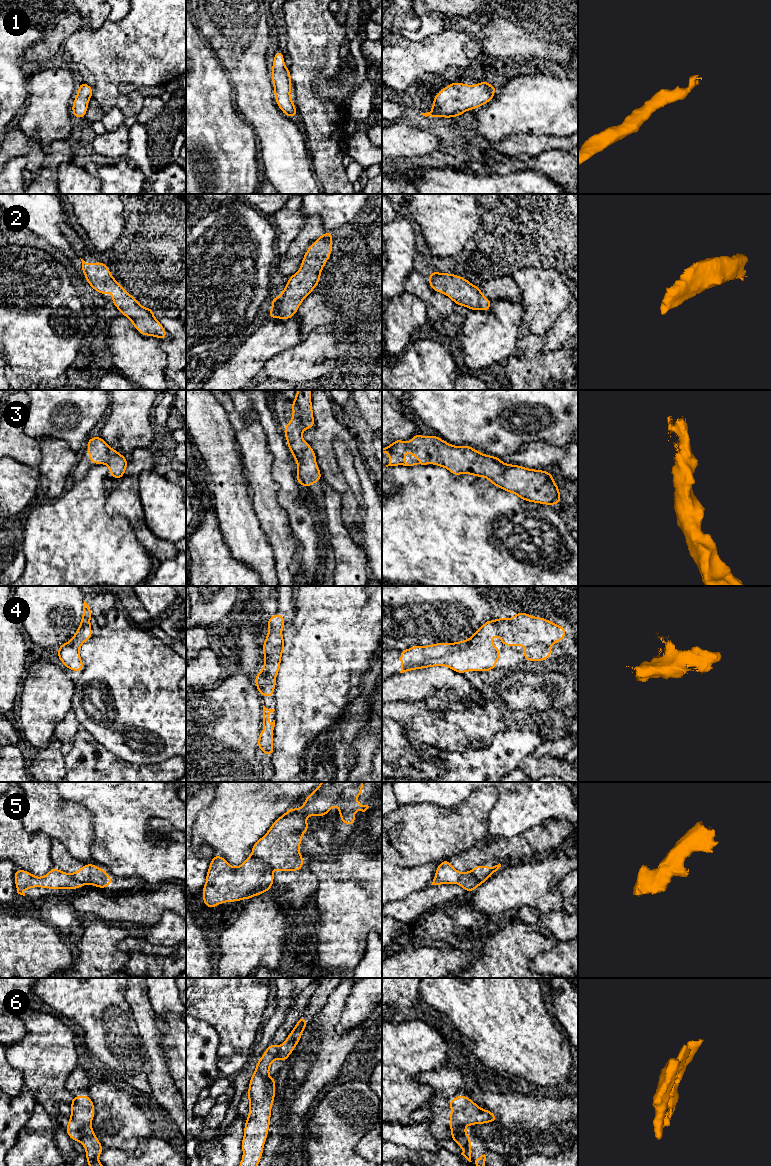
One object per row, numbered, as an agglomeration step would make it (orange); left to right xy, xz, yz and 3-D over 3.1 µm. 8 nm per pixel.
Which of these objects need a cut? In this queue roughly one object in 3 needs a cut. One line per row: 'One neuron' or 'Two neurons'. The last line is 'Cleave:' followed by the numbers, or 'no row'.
1: One neuron
2: One neuron
3: One neuron
4: One neuron
5: Two neurons
6: Two neurons
Cleave: 5, 6

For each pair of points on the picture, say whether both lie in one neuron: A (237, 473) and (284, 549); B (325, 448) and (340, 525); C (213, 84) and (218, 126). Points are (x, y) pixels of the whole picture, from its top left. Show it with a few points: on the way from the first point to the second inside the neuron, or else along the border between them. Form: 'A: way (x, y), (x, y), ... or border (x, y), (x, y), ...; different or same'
A: border (251, 495), (253, 509), (258, 518); different
B: border (322, 480), (328, 483), (340, 495), (344, 510); different
C: way (213, 94), (213, 116); same

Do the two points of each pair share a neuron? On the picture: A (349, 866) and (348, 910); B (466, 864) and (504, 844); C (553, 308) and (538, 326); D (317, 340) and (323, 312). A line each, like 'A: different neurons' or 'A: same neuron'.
A: same neuron
B: same neuron
C: same neuron
D: different neurons

